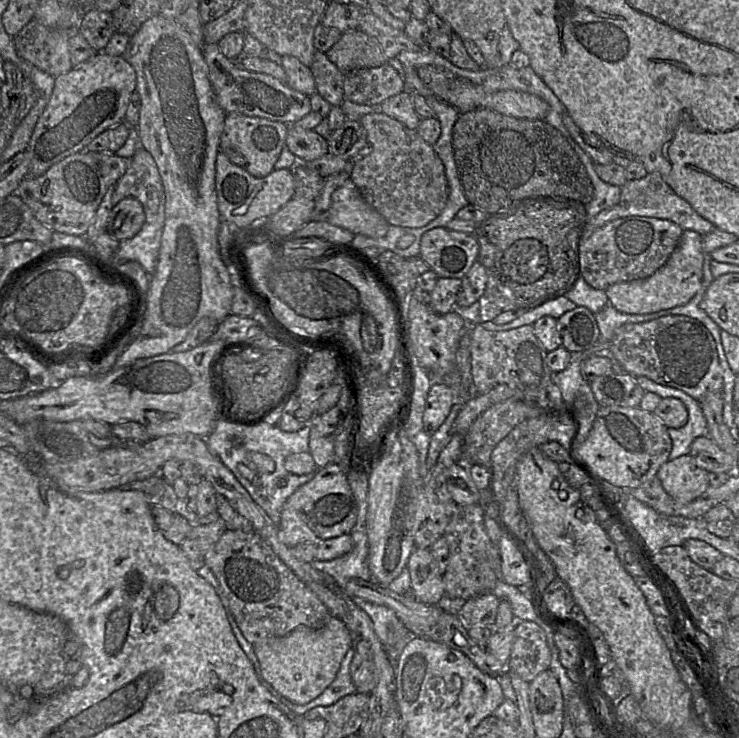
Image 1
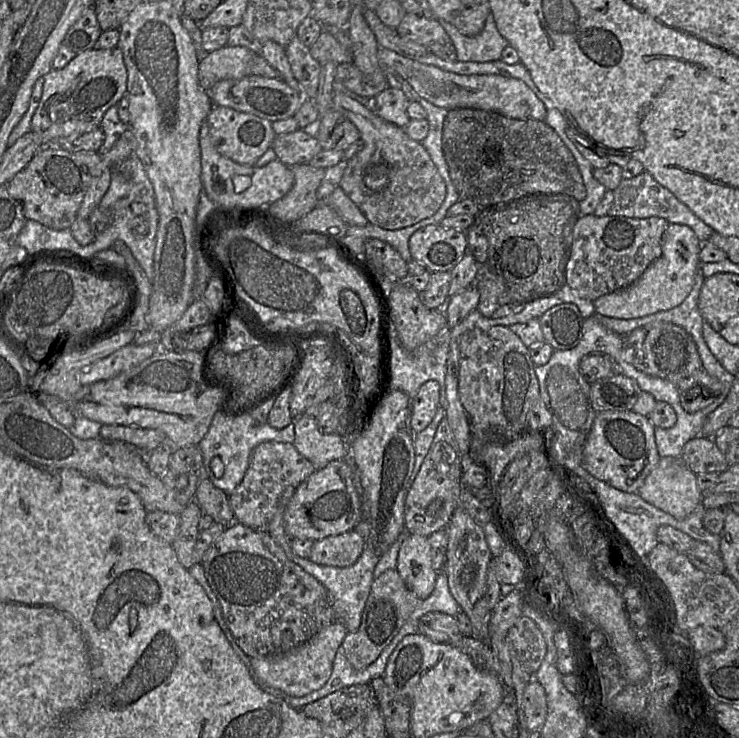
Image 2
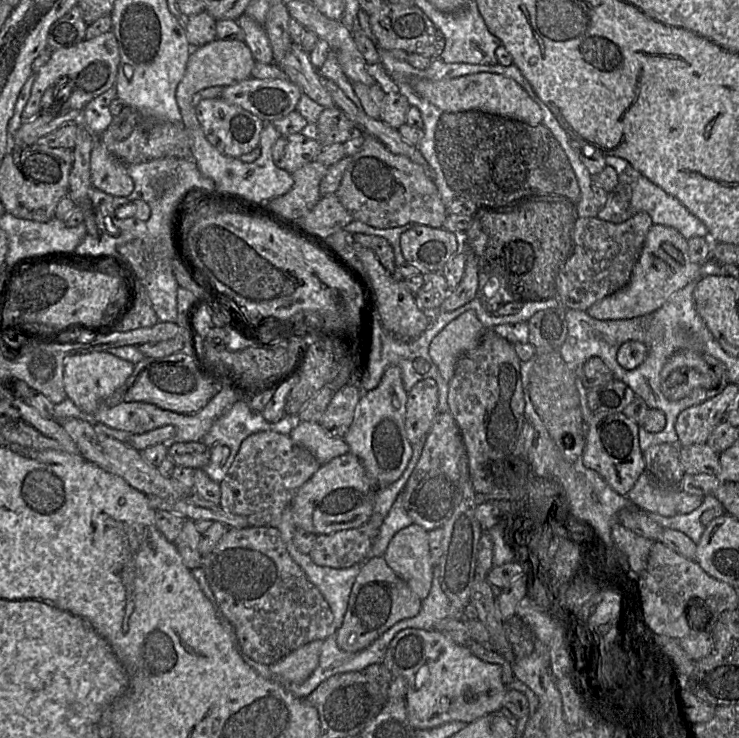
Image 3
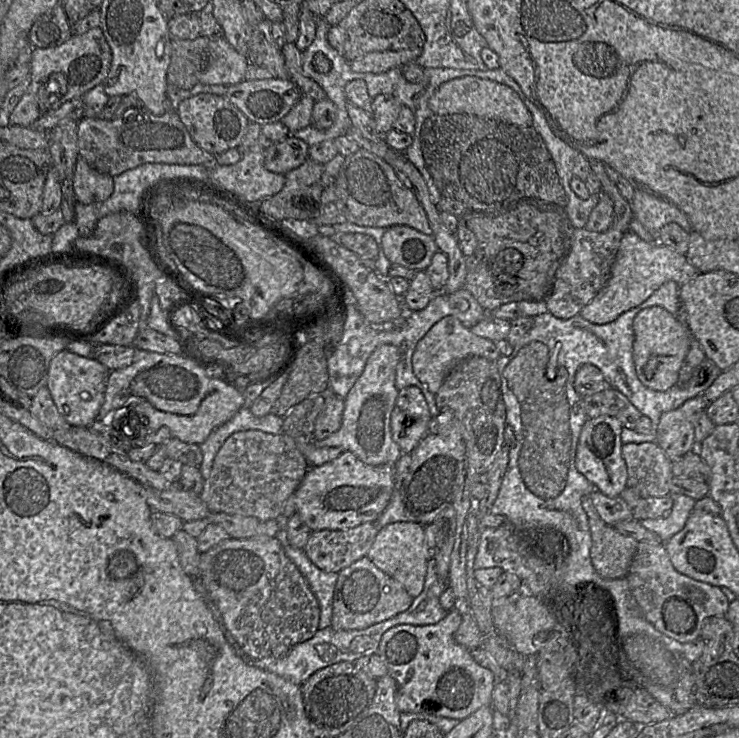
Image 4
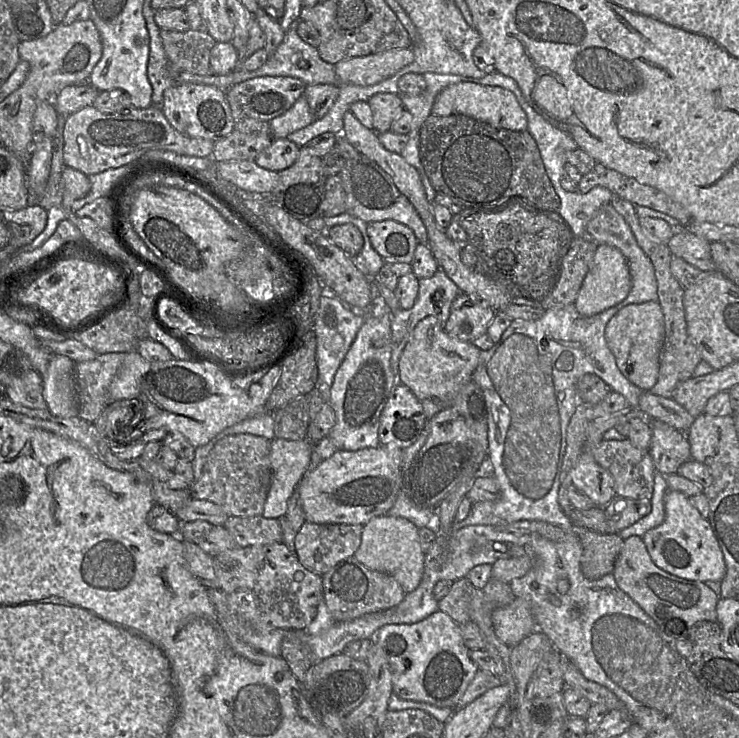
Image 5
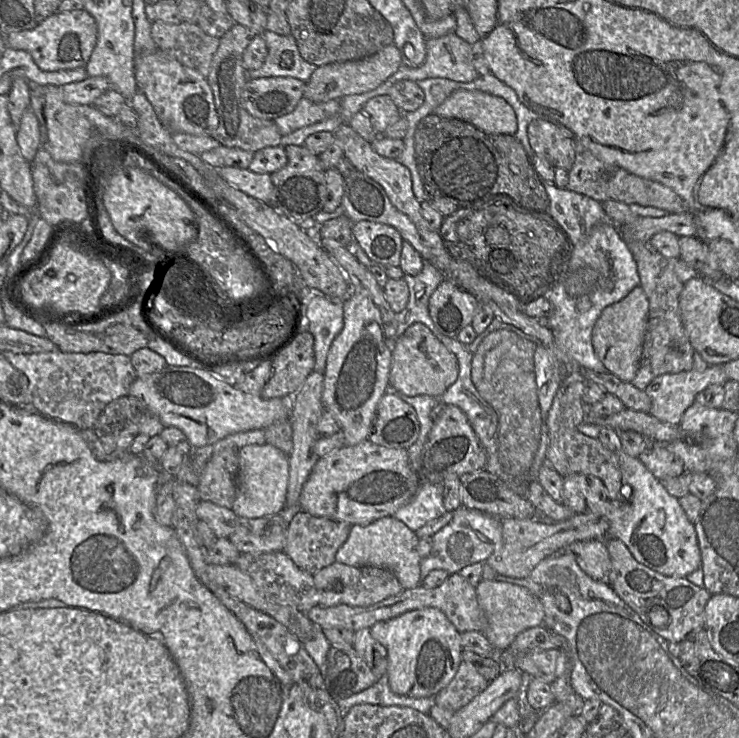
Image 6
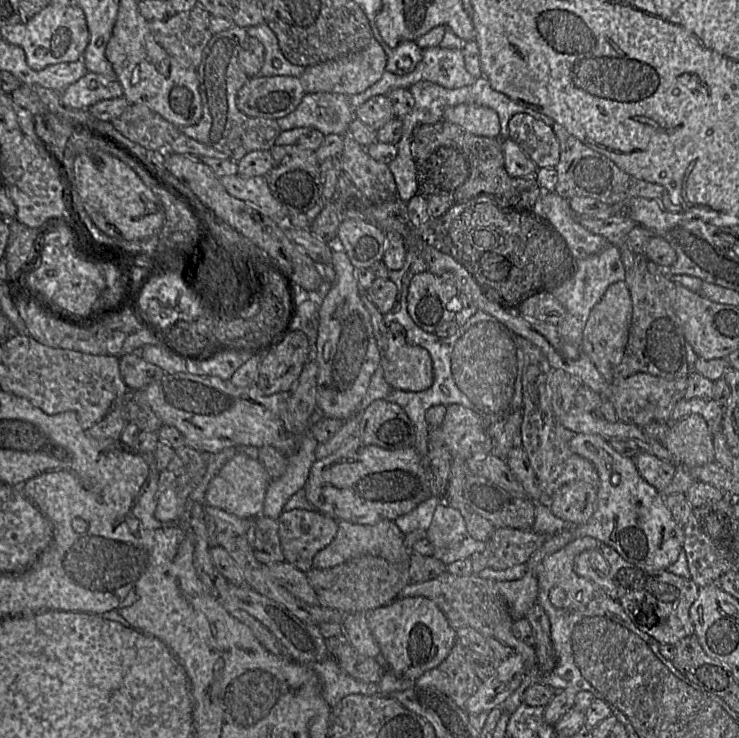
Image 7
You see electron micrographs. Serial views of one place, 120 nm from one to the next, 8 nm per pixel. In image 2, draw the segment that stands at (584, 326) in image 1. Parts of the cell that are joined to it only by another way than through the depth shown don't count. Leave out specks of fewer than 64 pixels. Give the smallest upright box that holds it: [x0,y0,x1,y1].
[539,303,584,350]

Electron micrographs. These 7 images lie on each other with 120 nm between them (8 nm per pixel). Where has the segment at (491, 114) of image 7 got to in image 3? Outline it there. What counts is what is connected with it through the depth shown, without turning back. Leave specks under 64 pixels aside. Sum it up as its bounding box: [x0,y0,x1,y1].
[410,73,542,125]

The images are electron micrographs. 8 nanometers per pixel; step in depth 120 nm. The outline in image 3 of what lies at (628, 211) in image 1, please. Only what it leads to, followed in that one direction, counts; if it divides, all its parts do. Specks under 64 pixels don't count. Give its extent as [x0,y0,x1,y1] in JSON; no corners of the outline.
[596,175,709,240]

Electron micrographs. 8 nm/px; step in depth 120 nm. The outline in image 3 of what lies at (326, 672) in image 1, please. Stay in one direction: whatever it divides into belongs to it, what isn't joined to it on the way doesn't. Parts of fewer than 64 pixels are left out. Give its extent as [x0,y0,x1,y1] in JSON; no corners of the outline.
[268,640,322,683]

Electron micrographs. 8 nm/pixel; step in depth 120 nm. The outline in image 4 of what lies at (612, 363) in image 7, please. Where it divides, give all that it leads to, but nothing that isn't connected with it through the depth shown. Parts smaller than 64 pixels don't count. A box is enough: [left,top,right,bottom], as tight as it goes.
[633,306,693,391]

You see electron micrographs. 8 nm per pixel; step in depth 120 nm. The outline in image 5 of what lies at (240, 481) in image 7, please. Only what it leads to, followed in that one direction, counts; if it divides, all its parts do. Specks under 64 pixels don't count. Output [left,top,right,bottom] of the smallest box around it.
[262,440,313,519]

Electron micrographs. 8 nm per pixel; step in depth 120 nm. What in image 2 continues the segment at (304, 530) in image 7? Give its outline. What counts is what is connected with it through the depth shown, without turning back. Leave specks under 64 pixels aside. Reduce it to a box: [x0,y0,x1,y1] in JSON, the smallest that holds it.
[308,530,365,567]

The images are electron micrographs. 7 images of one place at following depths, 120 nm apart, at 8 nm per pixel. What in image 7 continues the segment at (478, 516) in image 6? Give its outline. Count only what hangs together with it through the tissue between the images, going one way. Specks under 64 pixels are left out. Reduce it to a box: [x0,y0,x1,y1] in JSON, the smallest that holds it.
[426,501,486,565]

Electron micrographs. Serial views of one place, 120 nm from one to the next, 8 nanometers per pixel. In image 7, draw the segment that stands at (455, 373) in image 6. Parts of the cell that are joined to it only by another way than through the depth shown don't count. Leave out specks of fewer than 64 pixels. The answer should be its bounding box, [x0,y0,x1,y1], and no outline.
[380,323,434,392]

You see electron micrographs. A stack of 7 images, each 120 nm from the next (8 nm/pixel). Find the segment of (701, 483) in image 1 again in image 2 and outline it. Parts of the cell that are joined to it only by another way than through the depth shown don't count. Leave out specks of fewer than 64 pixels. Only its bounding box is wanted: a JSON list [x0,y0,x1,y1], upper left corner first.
[637,457,703,520]

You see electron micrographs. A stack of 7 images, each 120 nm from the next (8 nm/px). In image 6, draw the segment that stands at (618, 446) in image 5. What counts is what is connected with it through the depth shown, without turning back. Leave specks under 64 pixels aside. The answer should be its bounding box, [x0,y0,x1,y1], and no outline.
[544,388,632,500]

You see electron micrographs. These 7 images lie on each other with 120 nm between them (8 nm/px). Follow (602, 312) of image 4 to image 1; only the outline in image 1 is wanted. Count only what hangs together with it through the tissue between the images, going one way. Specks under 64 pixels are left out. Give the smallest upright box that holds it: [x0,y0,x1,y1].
[606,230,705,314]

